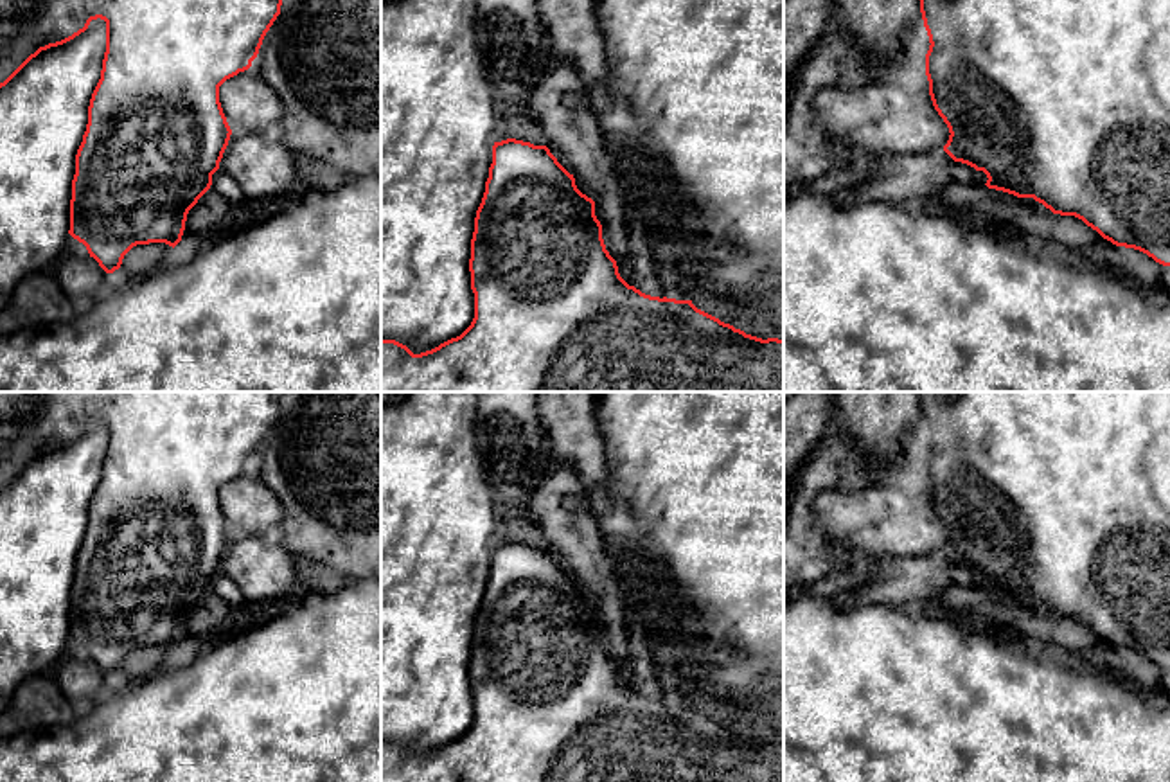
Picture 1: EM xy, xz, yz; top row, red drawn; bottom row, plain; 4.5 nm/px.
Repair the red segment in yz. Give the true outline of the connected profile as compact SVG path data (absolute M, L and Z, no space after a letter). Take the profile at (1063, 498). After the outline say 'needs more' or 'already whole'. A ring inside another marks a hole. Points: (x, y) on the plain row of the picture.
M917 392L924 430L929 439L926 457L926 478L935 512L949 530L949 543L944 554L954 563L983 573L987 590L1014 597L1017 600L1033 600L1053 617L1075 618L1096 633L1104 642L1116 649L1134 651L1163 669L1170 669L1170 392Z; already whole

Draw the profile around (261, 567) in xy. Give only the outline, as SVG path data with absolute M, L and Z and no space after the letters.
M232 536L219 564L246 602L295 597L302 572L277 536Z

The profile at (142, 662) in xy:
M165 645L137 647L124 658L120 672L129 680L142 680L165 669L173 658L174 651Z

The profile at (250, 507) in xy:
M252 469L219 489L219 505L232 536L275 536L284 518L279 498Z

